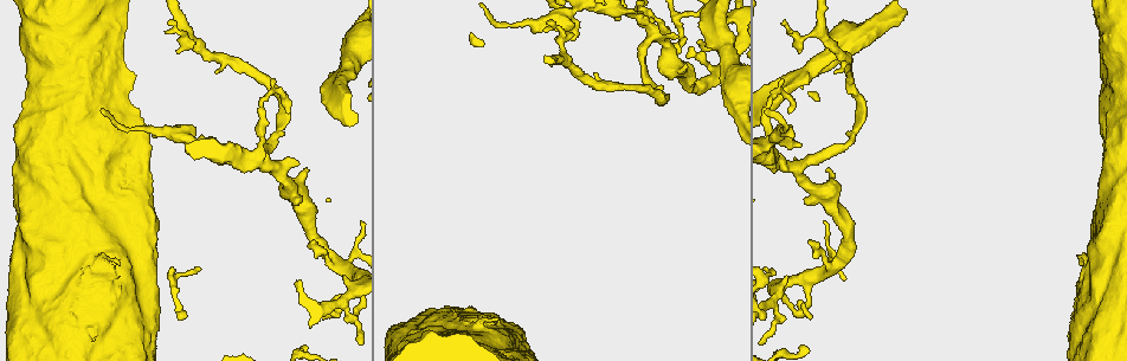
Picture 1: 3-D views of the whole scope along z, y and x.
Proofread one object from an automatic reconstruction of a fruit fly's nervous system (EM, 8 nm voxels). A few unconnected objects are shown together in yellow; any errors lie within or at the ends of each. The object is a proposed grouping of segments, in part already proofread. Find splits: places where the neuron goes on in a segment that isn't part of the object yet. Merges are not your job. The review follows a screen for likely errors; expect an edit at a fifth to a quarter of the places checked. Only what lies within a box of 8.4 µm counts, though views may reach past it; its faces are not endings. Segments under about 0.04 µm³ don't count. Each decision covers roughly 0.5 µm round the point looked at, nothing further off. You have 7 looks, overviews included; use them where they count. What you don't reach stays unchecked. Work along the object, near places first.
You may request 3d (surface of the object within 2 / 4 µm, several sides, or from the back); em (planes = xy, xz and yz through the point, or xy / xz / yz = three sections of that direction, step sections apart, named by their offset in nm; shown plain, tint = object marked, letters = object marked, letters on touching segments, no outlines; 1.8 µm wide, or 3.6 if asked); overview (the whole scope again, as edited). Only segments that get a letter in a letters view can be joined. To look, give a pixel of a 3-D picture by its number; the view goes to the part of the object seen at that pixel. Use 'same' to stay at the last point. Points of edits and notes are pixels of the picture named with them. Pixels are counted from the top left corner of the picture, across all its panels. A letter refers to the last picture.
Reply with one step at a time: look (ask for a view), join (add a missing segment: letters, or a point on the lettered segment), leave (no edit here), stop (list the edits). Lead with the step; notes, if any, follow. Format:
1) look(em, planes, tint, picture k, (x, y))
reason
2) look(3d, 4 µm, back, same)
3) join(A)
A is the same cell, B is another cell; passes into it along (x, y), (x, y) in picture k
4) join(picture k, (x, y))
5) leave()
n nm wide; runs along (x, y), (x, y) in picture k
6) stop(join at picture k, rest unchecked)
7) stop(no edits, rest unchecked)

look(3d, 2 µm, picture 1, (571, 39))
an open end

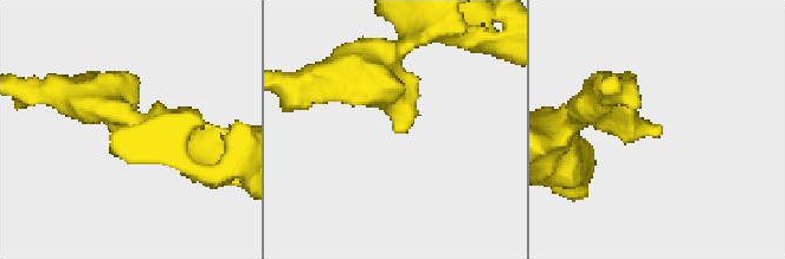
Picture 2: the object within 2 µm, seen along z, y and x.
look(em, xy, step 8, letters, picture 2, (394, 130))
now the EM

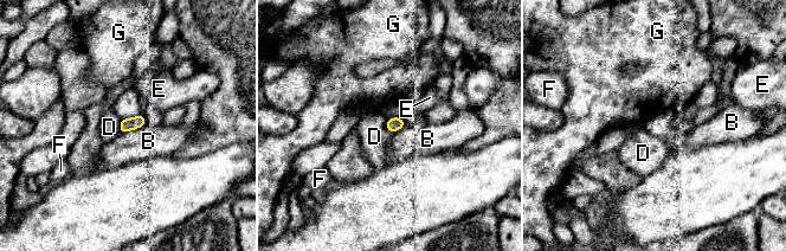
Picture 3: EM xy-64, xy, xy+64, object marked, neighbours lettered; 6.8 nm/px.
leave()
B, D, E, F and G are other cells; border along (386, 120), (386, 128), (391, 133) in picture 3; none of them fits

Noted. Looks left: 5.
look(em, 3.6 µm, planes, letters, picture 1, (825, 170))
free end

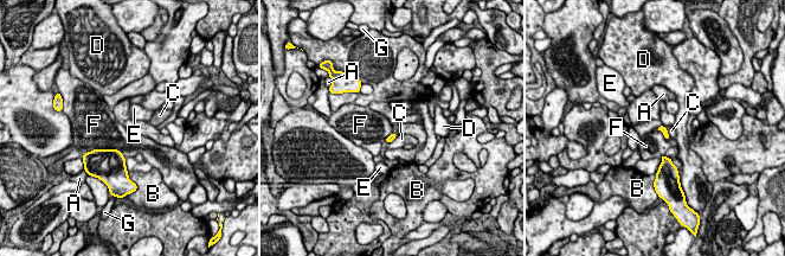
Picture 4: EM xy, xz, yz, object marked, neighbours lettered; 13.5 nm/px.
leave()
F touches over 480 nm; A, B, C, D, E, F and G are other cells; border along (91, 149), (116, 148), (124, 158) in picture 4; none of them fits

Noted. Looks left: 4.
look(em, 3.6 µm, yz, step 4, letters, picture 1, (703, 9))
free end

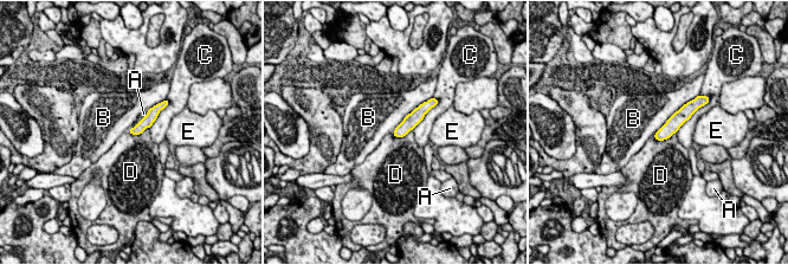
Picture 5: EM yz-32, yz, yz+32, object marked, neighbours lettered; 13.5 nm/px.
look(em, 3.6 µm, planes, letters, same)

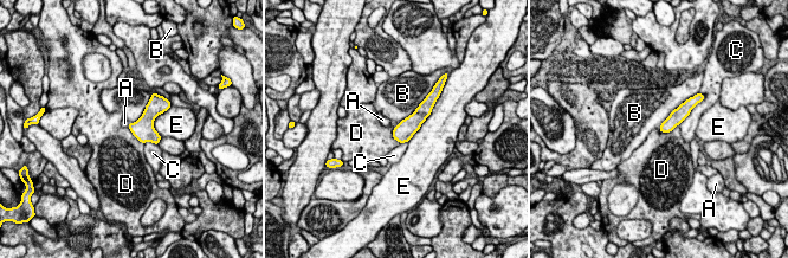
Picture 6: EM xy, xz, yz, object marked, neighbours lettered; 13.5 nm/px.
leave()
180 nm wide; A, B, C, D and E are other cells; border along (678, 124), (670, 131), (658, 129) in picture 6; no lettered segment goes on from it

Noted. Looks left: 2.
stop(no edits, rest unchecked)

